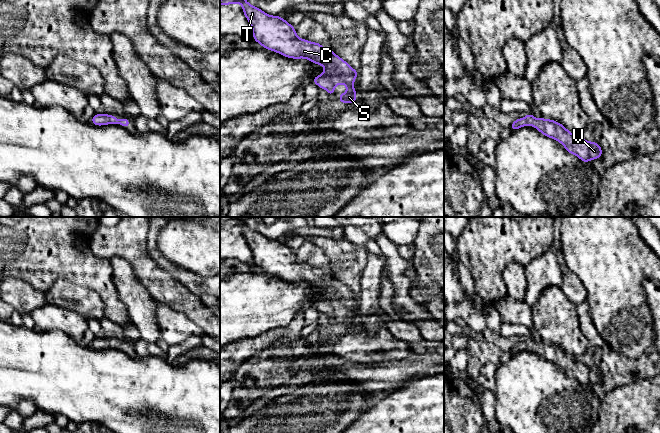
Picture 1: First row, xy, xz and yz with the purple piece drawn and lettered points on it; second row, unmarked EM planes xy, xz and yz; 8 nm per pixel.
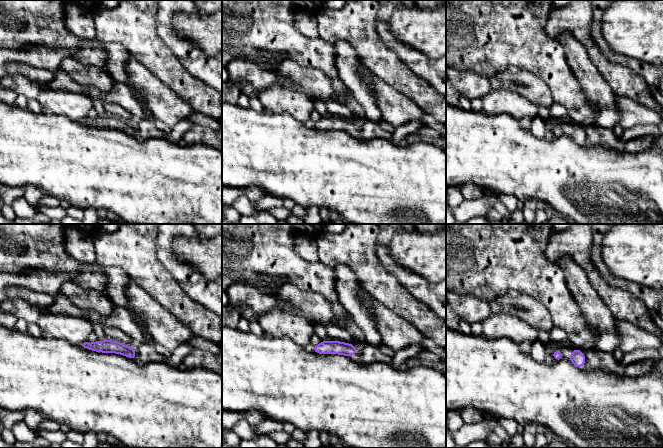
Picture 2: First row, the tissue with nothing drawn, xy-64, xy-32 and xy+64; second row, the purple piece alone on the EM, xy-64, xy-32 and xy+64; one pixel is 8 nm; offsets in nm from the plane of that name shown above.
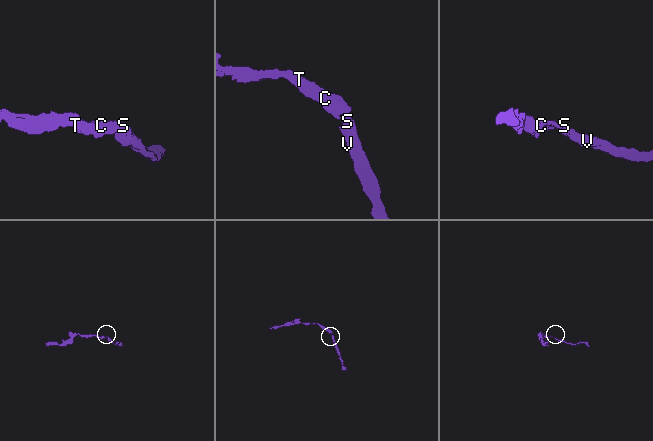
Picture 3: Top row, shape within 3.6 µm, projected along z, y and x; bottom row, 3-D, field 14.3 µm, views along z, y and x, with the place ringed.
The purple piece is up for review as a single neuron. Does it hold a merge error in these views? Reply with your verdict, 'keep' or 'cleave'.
keep

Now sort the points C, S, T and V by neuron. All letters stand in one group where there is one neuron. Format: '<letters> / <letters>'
C S T V

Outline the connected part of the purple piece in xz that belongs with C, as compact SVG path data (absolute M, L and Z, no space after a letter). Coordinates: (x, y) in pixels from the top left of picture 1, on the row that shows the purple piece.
M220 0L220 5L229 5L232 3L240 3L243 6L243 12L248 19L251 27L254 41L259 42L263 48L288 57L288 58L307 58L309 61L324 65L325 72L312 79L312 82L317 84L321 89L327 89L328 95L334 95L334 87L344 83L347 86L347 91L344 94L339 94L340 104L355 103L357 101L356 90L353 87L353 81L357 78L358 70L352 69L347 62L335 55L332 49L325 50L320 43L313 43L305 39L298 38L295 28L280 16L270 16L263 12L258 7L253 7L246 0Z

